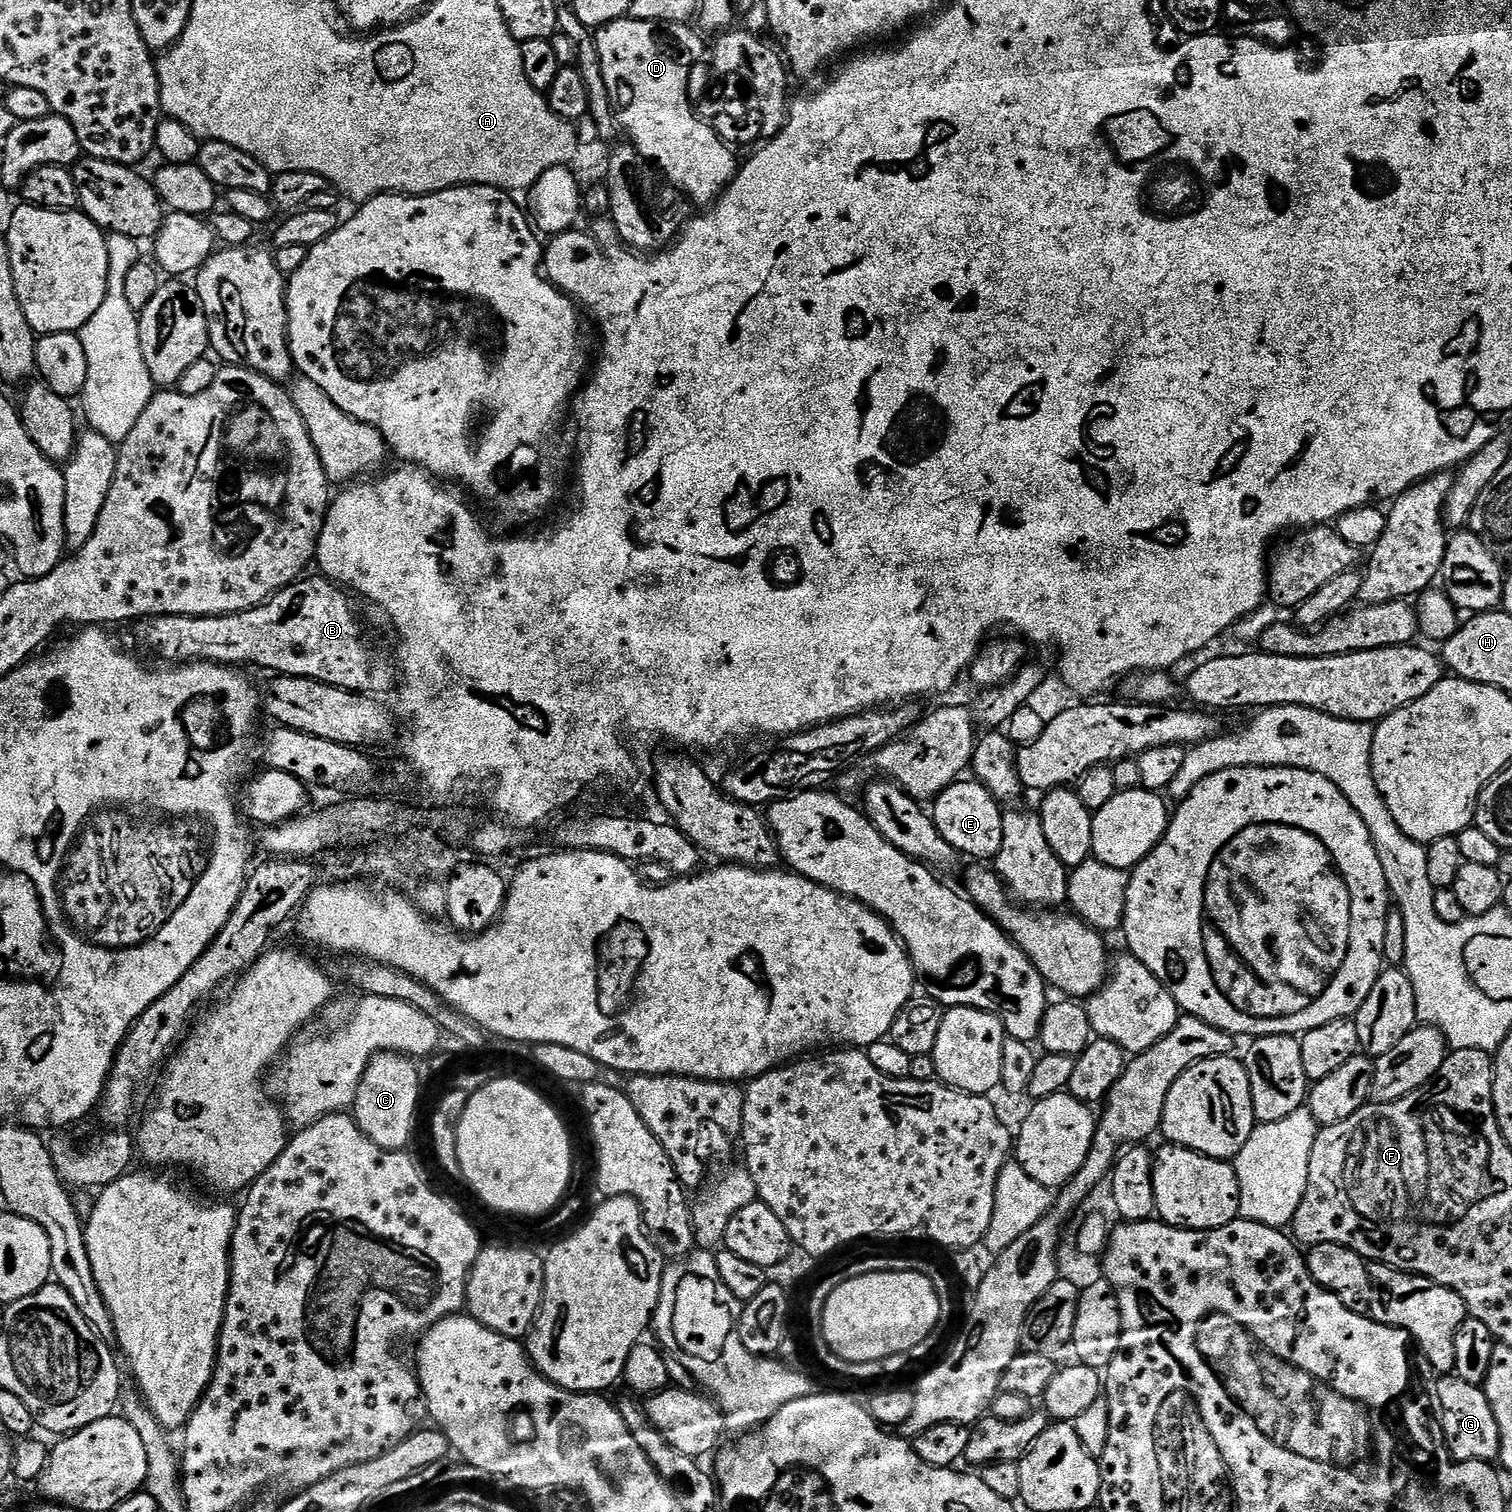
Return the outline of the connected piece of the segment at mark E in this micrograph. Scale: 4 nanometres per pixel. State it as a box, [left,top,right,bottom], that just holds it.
[930,778,1004,862]

